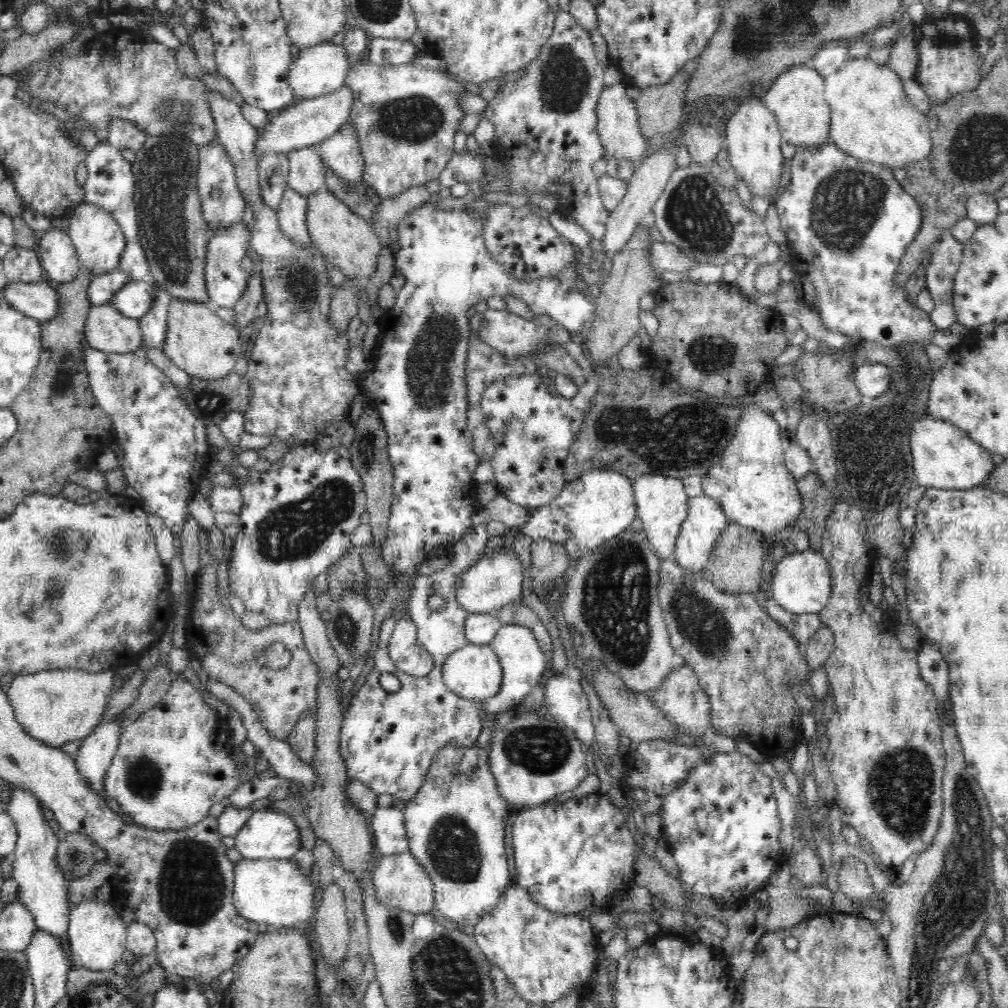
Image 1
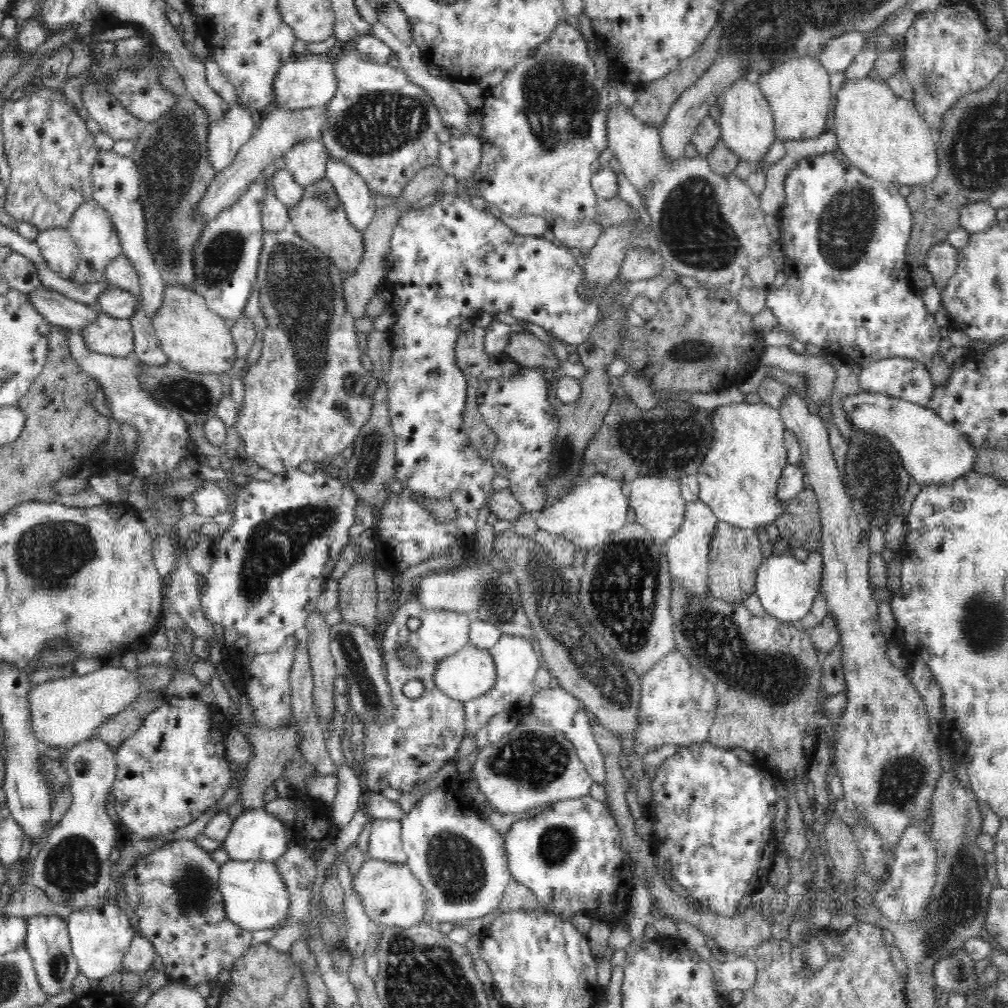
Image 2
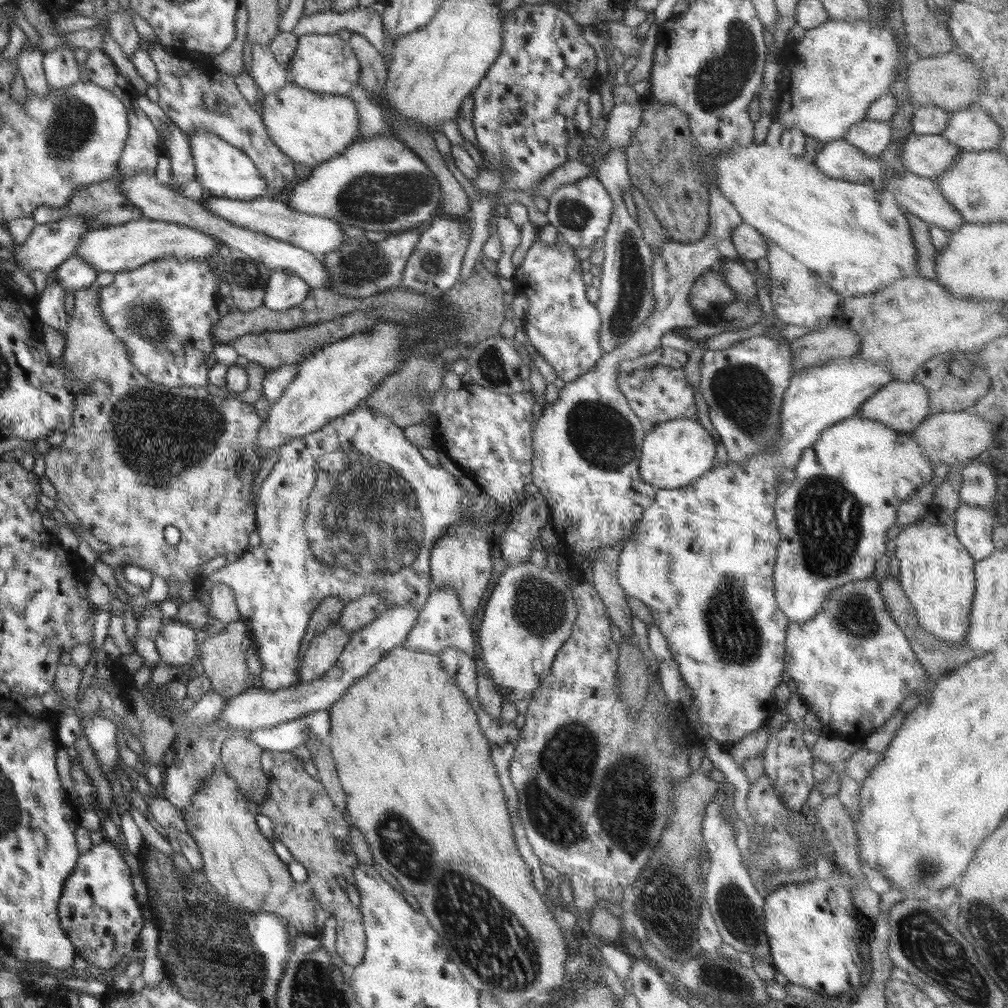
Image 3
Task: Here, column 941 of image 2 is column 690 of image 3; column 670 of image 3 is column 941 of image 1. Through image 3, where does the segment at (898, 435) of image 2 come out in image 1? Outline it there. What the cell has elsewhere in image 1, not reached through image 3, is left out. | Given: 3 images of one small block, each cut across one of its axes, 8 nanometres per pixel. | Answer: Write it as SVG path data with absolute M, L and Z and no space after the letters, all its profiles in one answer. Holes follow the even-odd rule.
M929 413L915 420L910 430L910 450L914 479L920 486L939 489L970 490L984 484L997 458L991 451L971 440L960 428L933 417Z

